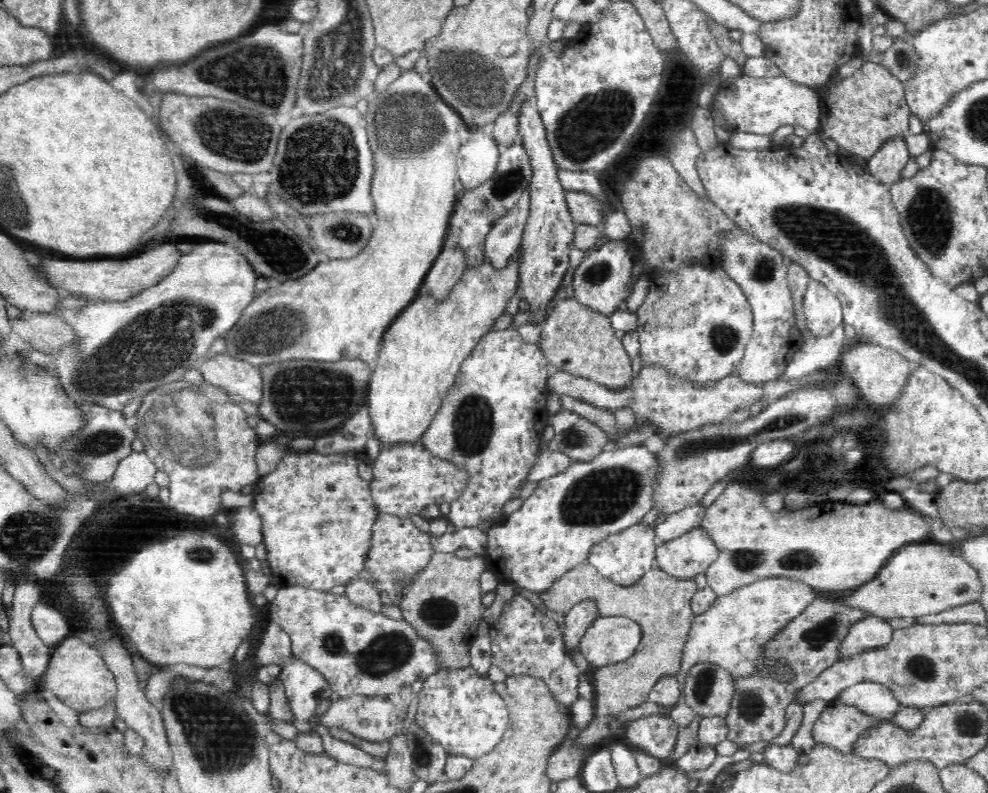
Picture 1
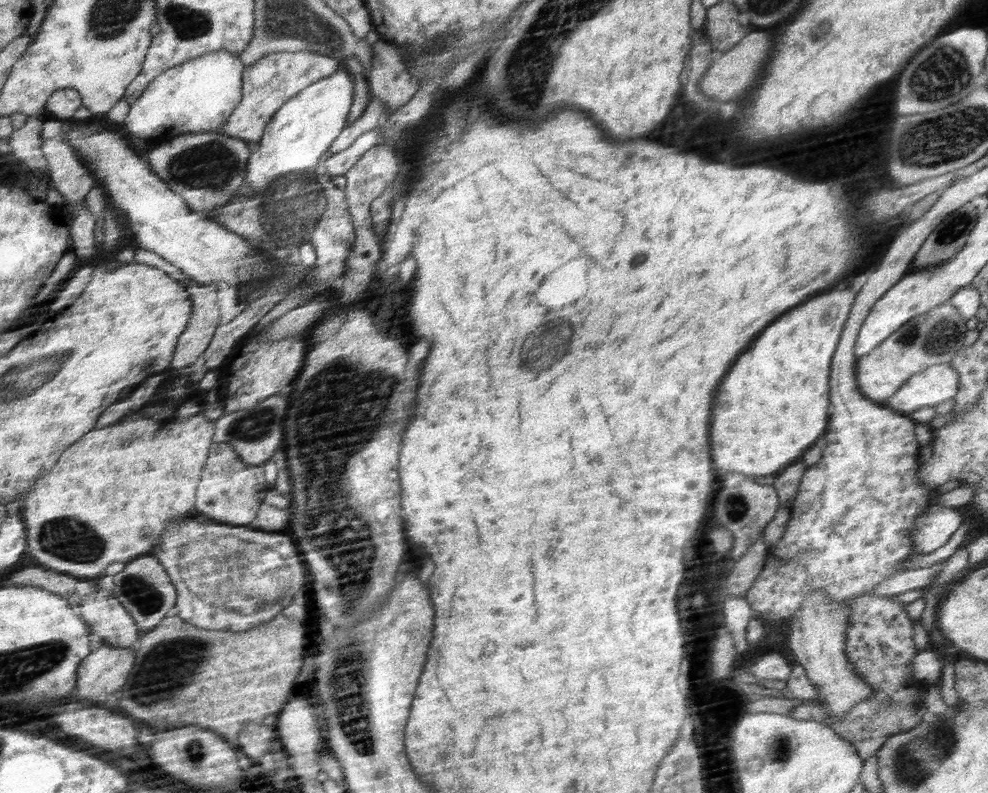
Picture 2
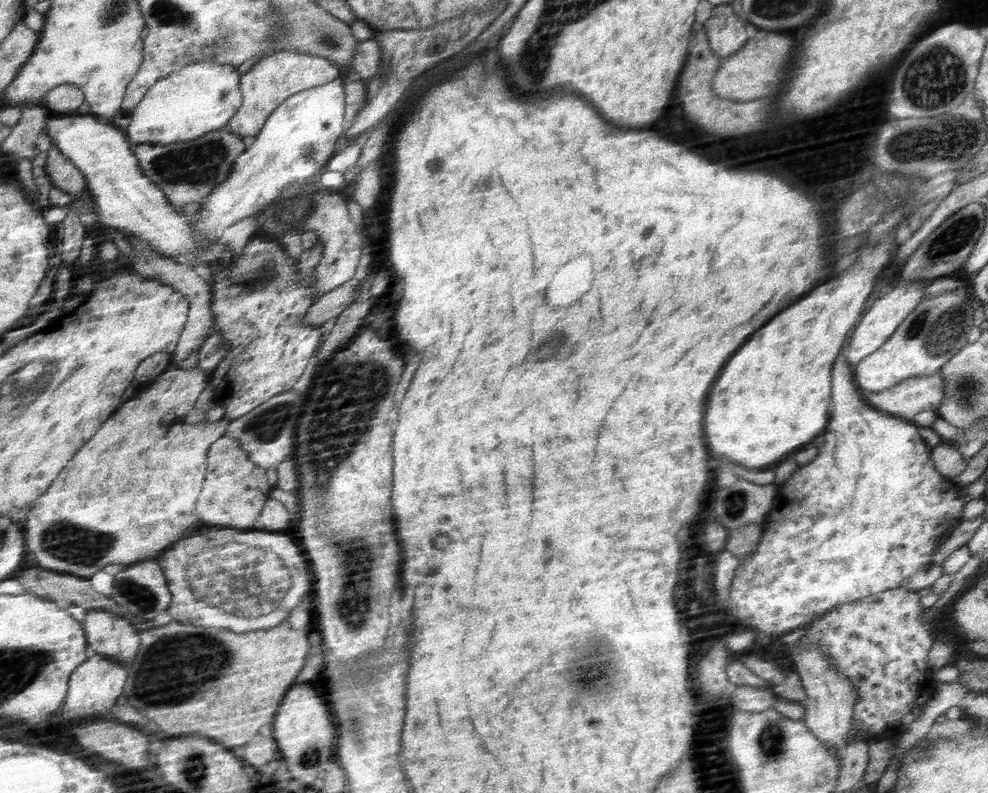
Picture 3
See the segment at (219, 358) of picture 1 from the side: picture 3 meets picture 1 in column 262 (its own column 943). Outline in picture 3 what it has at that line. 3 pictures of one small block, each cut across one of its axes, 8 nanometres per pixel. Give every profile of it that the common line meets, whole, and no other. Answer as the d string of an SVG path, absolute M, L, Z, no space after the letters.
M939 372L930 376L916 376L903 380L888 391L868 394L868 405L882 412L912 419L923 410L936 409L944 402L945 379Z

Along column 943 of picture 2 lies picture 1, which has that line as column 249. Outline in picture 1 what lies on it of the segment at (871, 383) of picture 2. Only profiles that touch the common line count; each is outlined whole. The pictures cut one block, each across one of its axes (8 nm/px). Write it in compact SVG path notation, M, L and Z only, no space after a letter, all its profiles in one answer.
M410 69L403 71L398 80L394 82L386 91L380 94L373 94L368 99L368 108L364 115L367 120L368 140L372 144L371 149L375 155L375 178L372 180L371 195L375 200L375 214L373 217L374 234L368 243L366 250L354 259L334 260L325 259L318 266L310 271L306 276L298 280L288 280L281 283L277 288L270 287L266 291L257 295L250 304L243 310L243 315L238 319L235 326L225 334L226 346L225 354L250 363L255 367L270 366L274 363L286 363L288 360L322 360L322 362L334 362L334 360L358 358L367 361L368 364L374 365L374 360L378 356L384 333L388 327L396 320L396 317L414 300L417 299L419 288L422 286L424 277L432 268L434 261L442 252L446 244L449 221L454 212L456 203L456 184L458 167L458 154L463 142L460 139L462 132L460 128L464 126L463 118L458 114L456 109L452 108L432 85L432 80L428 75L420 75L418 71Z

